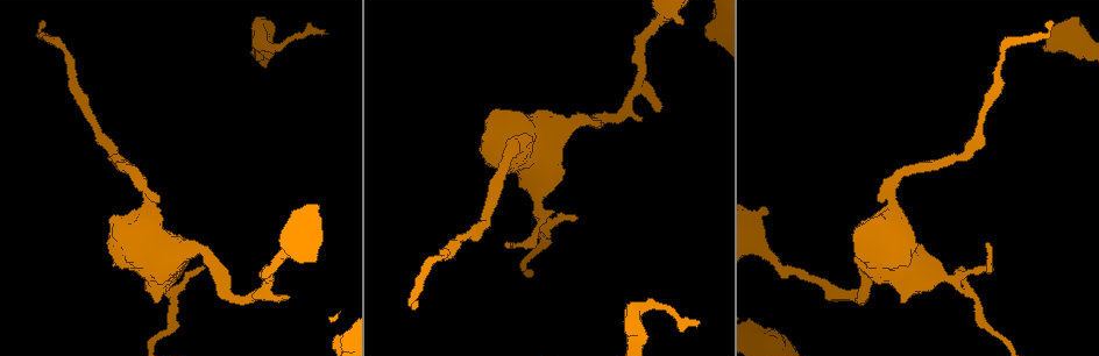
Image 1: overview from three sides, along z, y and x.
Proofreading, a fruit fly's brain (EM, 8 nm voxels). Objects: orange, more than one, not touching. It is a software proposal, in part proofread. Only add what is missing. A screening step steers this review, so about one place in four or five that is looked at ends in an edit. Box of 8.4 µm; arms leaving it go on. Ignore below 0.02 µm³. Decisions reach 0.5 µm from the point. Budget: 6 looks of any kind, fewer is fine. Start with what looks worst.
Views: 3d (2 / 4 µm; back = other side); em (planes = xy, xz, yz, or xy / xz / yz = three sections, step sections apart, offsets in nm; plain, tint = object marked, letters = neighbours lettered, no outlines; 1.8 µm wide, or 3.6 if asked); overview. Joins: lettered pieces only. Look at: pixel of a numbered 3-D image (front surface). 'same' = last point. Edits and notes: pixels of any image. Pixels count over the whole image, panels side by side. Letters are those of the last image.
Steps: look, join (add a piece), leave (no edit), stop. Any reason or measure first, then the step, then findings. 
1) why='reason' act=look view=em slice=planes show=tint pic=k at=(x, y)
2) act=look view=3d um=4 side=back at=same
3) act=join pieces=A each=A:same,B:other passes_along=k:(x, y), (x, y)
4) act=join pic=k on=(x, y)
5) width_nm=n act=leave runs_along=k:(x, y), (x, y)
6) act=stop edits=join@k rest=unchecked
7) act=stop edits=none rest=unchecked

why='thin end' act=look view=em slice=planes show=letters pic=1 at=(700, 322)

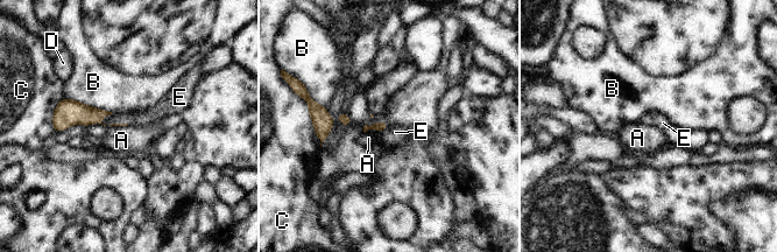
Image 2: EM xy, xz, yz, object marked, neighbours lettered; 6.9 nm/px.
act=join pieces=E each=A:other,B:other,C:other,D:other,E:same passes_along=2:(70, 112), (106, 114), (131, 118) found='the cell continues'

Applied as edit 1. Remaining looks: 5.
act=look view=em slice=planes show=plain pic=1 at=(41, 21)

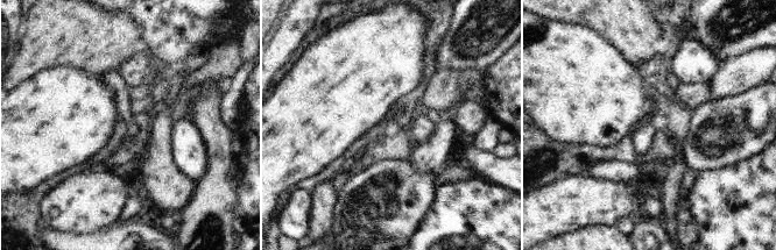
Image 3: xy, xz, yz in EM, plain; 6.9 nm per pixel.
act=look view=em slice=planes show=letters at=same

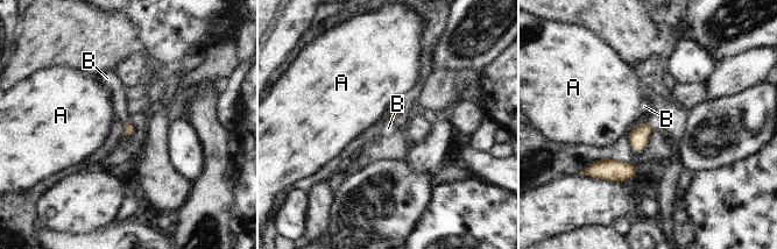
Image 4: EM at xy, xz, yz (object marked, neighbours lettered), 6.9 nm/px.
act=join pieces=B each=A:other,B:same passes_along=4:(128, 128), (126, 123), (118, 97) found='the cell continues'

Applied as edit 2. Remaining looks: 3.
act=stop edits=join@2,join@4 rest=unchecked

